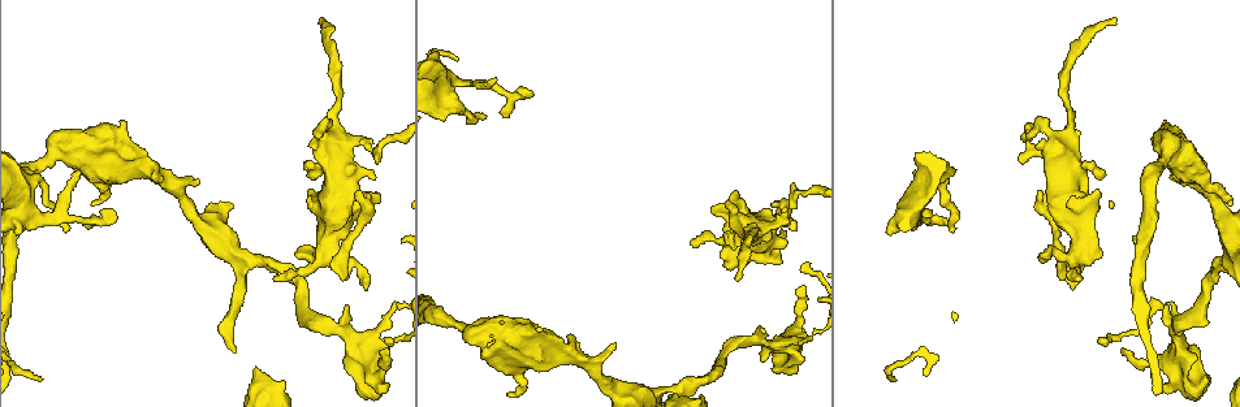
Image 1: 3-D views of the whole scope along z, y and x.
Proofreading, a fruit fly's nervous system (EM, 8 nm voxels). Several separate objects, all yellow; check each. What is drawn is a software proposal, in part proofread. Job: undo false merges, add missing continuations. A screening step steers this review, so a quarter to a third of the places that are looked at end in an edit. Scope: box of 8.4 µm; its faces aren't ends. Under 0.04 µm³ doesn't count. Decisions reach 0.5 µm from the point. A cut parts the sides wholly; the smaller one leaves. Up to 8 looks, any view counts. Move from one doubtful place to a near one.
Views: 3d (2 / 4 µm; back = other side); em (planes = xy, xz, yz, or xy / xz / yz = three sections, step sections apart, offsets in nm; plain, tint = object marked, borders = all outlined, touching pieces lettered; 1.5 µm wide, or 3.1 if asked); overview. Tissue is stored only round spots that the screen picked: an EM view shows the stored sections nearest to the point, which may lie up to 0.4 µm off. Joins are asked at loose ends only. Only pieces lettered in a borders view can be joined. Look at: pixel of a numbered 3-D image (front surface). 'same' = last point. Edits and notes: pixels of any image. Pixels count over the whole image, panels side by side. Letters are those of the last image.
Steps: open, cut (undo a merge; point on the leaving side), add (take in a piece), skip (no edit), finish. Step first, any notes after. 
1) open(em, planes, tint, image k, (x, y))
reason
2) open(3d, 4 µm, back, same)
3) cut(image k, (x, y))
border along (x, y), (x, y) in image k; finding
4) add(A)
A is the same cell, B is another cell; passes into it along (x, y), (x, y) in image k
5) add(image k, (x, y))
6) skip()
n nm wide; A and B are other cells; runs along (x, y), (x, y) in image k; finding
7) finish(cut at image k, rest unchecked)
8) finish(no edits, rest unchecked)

open(em, xy, step 4, tint, image 1, (365, 287))
branch stops here

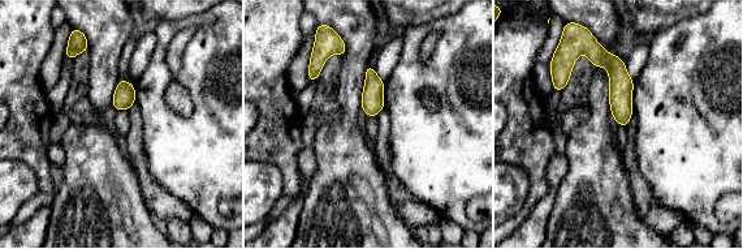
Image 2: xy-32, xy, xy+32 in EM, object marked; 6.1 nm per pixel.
open(em, planes, borders, same)

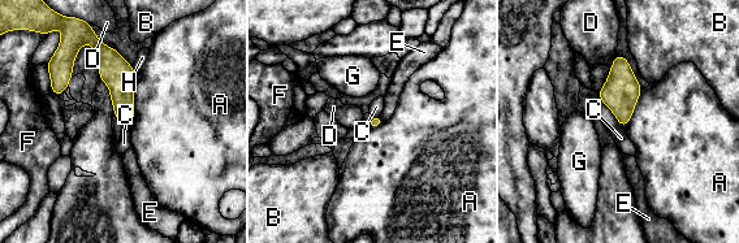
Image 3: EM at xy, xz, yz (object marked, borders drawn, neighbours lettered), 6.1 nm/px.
skip()
A, B, C, D, E, F, G and H are other cells; runs along (99, 47), (121, 79), (126, 124) in image 3; no lettered piece goes on from it

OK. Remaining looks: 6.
open(em, xz, step 4, tint, image 1, (729, 203))
thick end

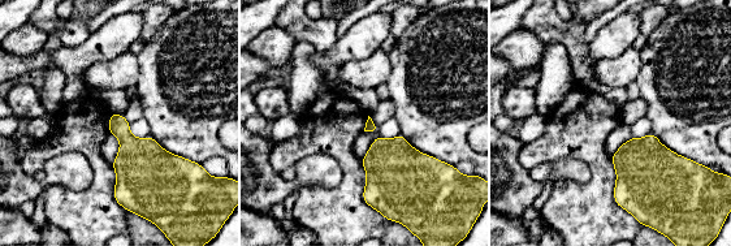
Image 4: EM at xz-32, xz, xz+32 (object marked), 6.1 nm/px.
open(em, xy, step 4, borders, same)

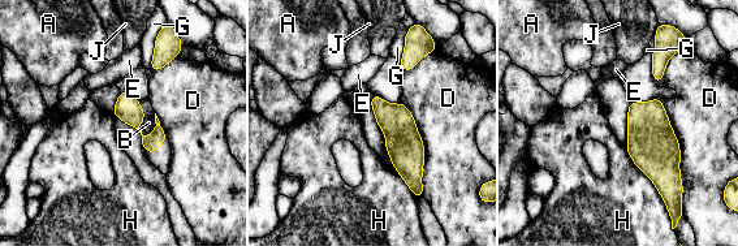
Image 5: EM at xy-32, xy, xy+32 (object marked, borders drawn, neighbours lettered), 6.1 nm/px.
skip()
A, B, D, E, G, H and J are other cells; border along (159, 33), (151, 60), (152, 72) in image 5; none of them fits

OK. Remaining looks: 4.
open(3d, 4 µm, image 1, (539, 329))
branch stops here

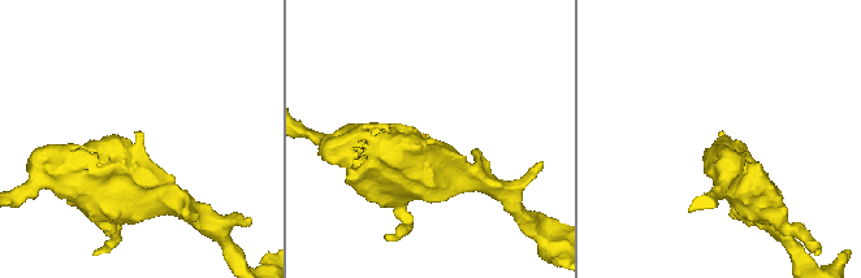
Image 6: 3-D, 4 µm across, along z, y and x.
open(em, planes, tint, image 6, (142, 137))
now the EM

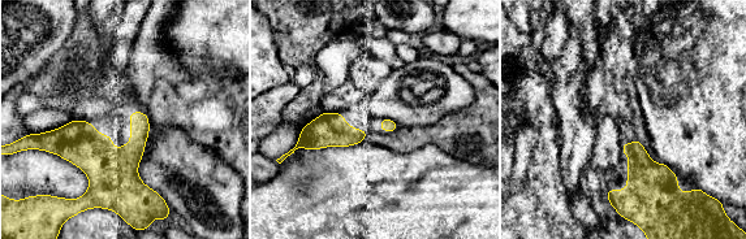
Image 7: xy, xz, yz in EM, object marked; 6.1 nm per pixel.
open(em, planes, borders, same)
what lies round it

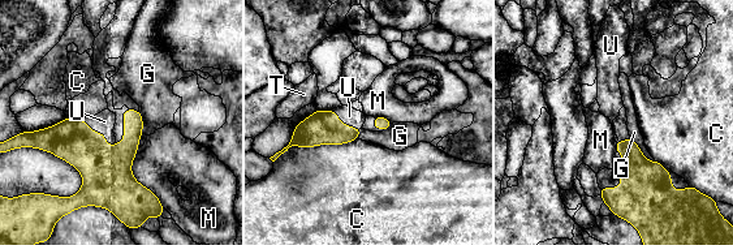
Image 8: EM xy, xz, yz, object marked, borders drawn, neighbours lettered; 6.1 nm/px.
add(U)
M touches over 480 nm; U is the same cell, C, G, M and T are other cells; the neuron continues

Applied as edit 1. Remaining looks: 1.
finish(add at image 8, rest unchecked)

